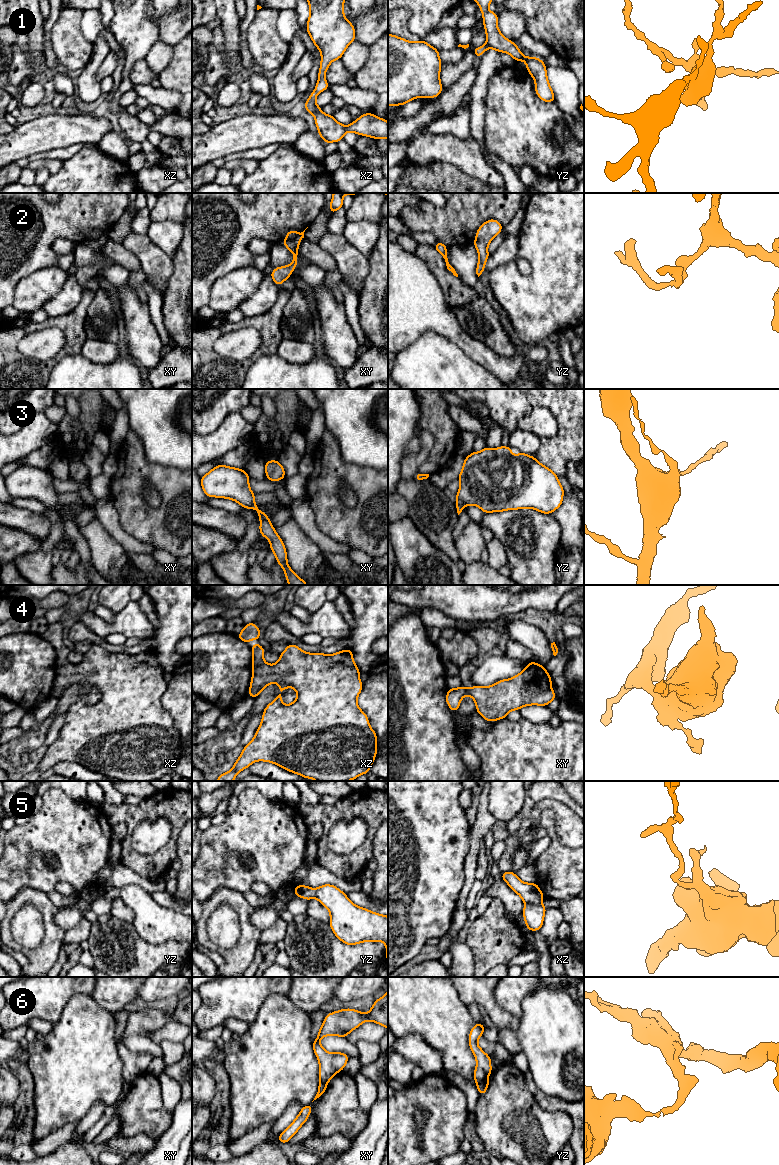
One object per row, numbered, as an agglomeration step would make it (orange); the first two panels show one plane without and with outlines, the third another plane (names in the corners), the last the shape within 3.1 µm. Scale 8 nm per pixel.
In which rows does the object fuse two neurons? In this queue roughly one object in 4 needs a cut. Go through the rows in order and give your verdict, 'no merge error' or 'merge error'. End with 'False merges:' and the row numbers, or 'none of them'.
1: no merge error
2: no merge error
3: no merge error
4: no merge error
5: merge error
6: merge error
False merges: 5, 6

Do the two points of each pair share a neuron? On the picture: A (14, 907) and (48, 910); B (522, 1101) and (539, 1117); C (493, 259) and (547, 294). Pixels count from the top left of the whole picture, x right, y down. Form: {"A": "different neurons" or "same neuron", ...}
{"A": "same neuron", "B": "same neuron", "C": "different neurons"}

